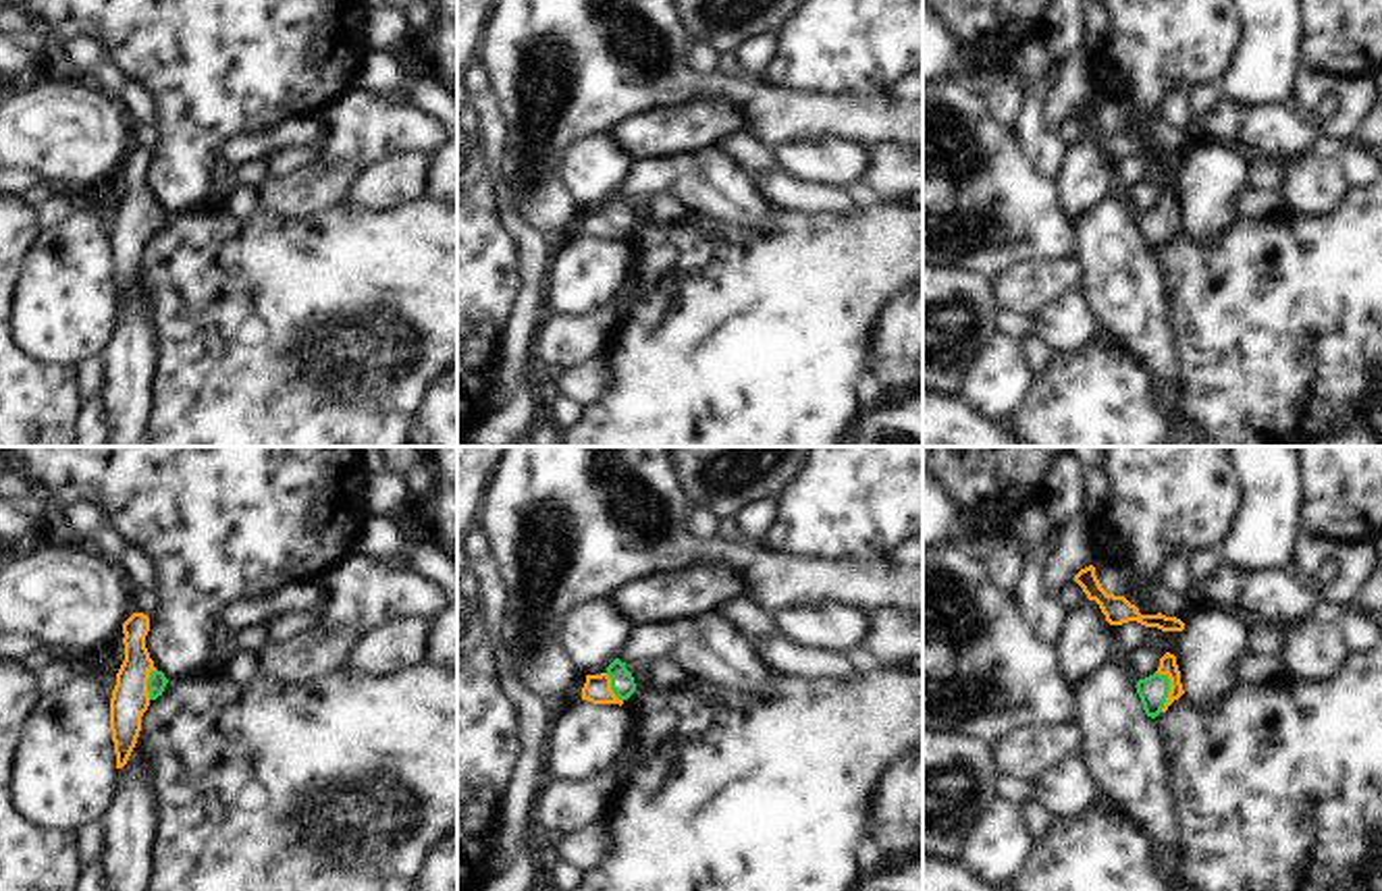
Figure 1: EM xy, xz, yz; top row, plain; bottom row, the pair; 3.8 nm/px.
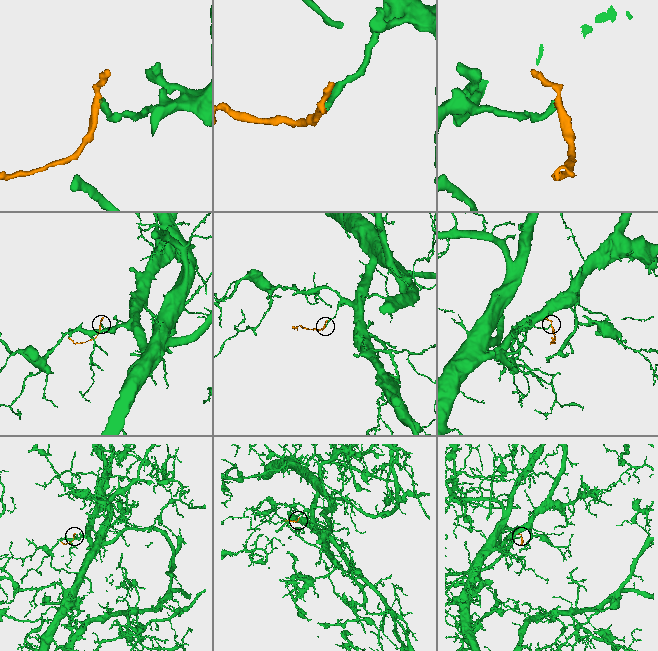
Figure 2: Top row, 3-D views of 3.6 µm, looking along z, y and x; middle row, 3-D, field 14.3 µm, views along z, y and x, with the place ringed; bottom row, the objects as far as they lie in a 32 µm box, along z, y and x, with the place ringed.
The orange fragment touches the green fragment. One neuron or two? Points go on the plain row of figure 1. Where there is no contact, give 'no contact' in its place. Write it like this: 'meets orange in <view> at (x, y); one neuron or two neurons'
meets orange in yz at (1171, 225); one neuron

